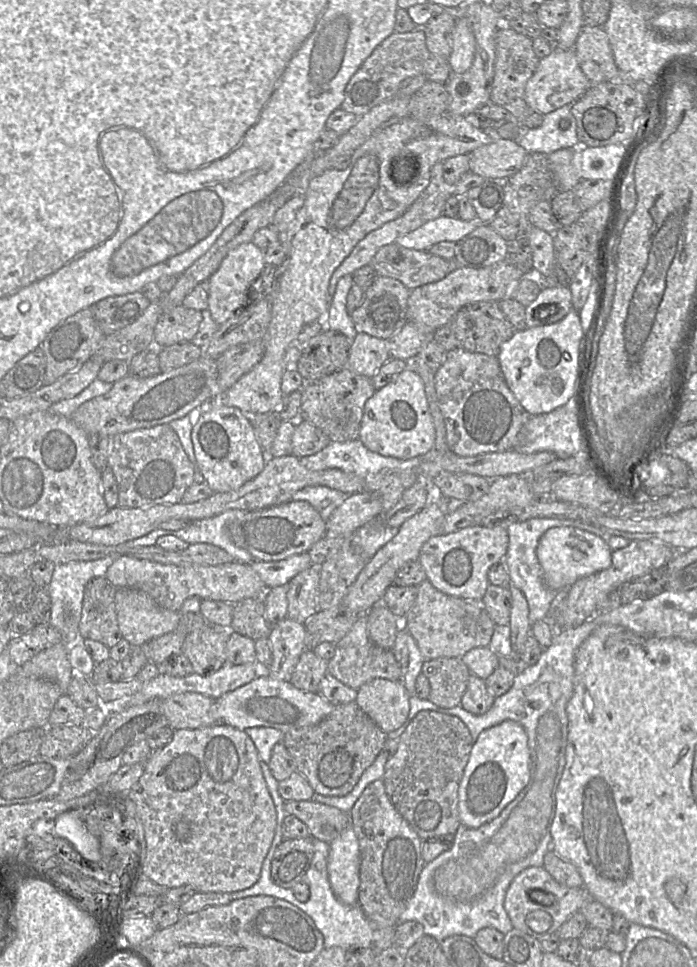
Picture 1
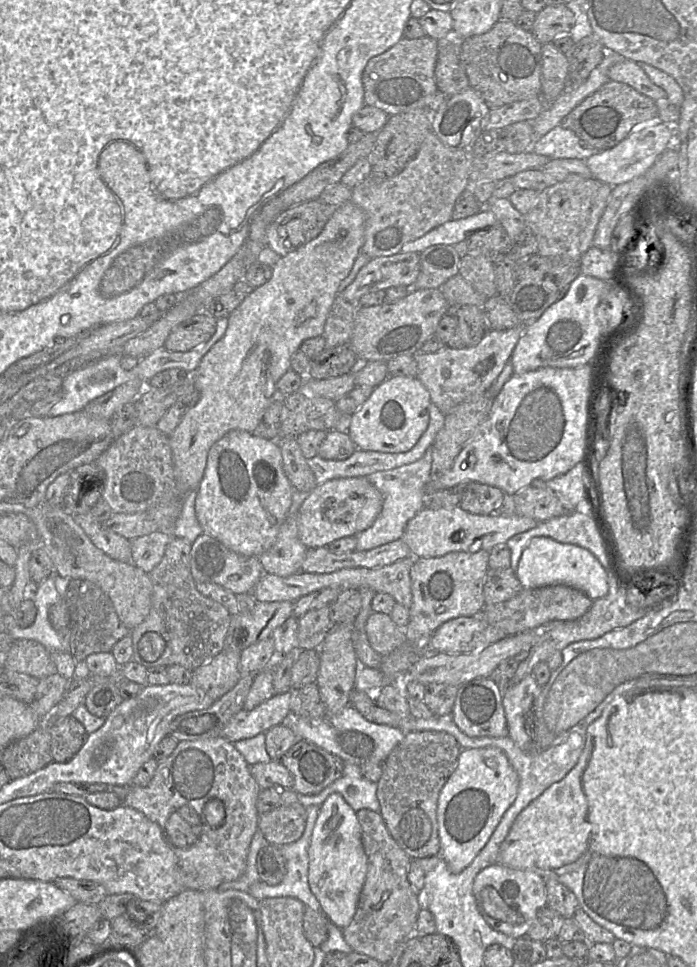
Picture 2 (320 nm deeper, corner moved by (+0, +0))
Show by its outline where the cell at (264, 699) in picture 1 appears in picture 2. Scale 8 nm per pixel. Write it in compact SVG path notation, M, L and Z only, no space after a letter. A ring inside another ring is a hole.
M348 705L336 715L325 715L321 719L309 719L288 715L288 725L298 738L313 743L338 756L344 763L360 767L366 764L383 764L390 752L404 738L405 733L395 727L380 725L366 720L353 706Z

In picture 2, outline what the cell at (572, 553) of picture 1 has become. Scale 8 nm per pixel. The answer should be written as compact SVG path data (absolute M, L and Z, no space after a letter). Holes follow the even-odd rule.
M534 537L523 551L516 570L523 589L564 584L583 591L593 601L609 592L606 569L589 550L574 544L564 544L549 537Z

